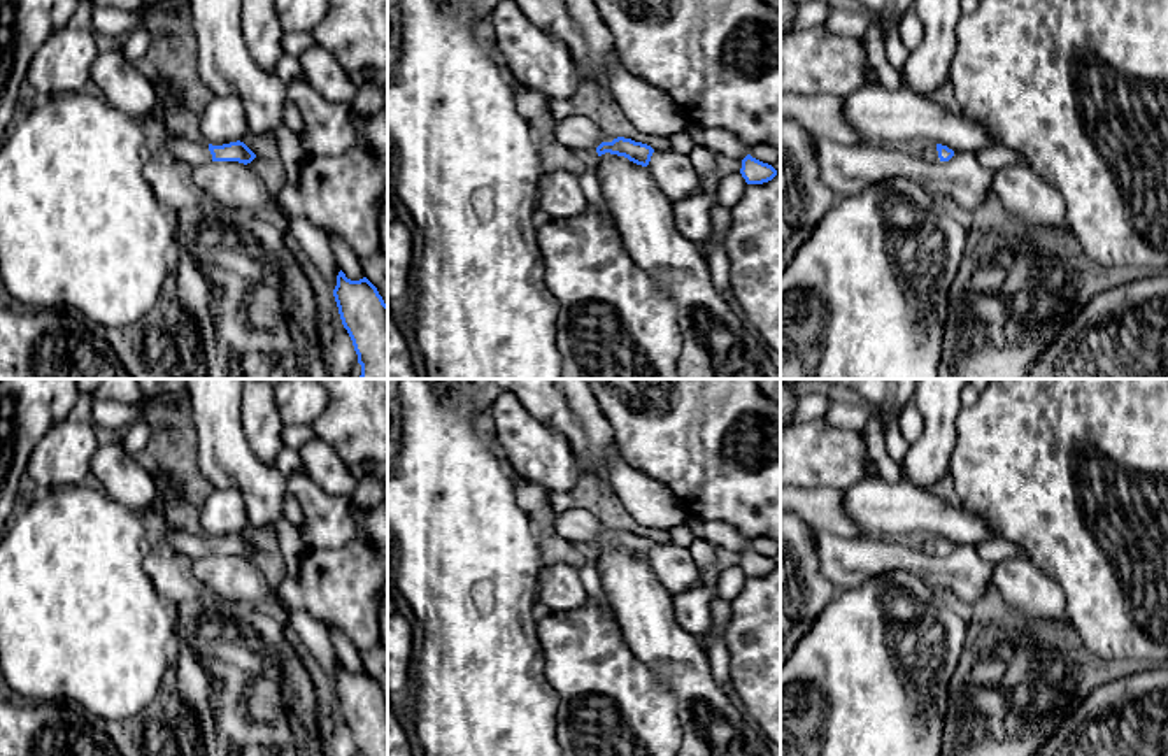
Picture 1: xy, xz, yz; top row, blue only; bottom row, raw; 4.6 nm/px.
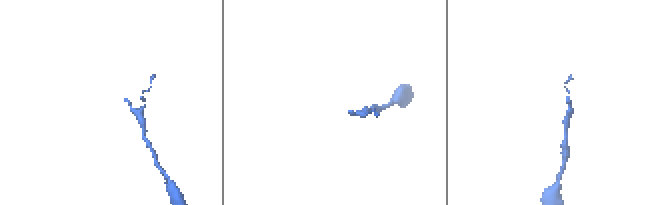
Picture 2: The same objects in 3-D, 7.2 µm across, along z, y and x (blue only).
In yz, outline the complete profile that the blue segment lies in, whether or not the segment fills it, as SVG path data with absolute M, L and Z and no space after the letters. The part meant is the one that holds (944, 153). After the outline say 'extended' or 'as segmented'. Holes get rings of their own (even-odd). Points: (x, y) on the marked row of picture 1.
M924 144L921 153L929 161L949 161L954 156L954 151L942 144Z | extended

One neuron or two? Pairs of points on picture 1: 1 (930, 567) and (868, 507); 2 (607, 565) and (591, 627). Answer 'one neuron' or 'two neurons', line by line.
1: two neurons
2: two neurons

